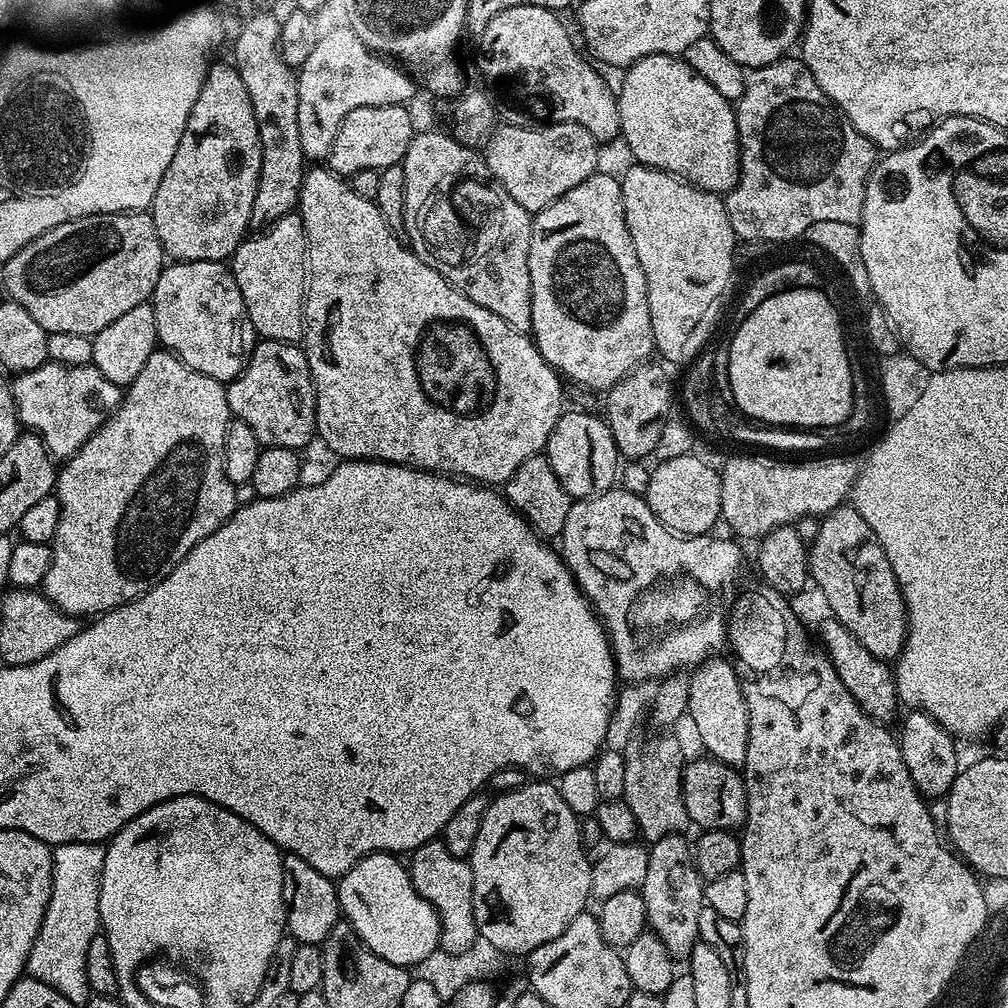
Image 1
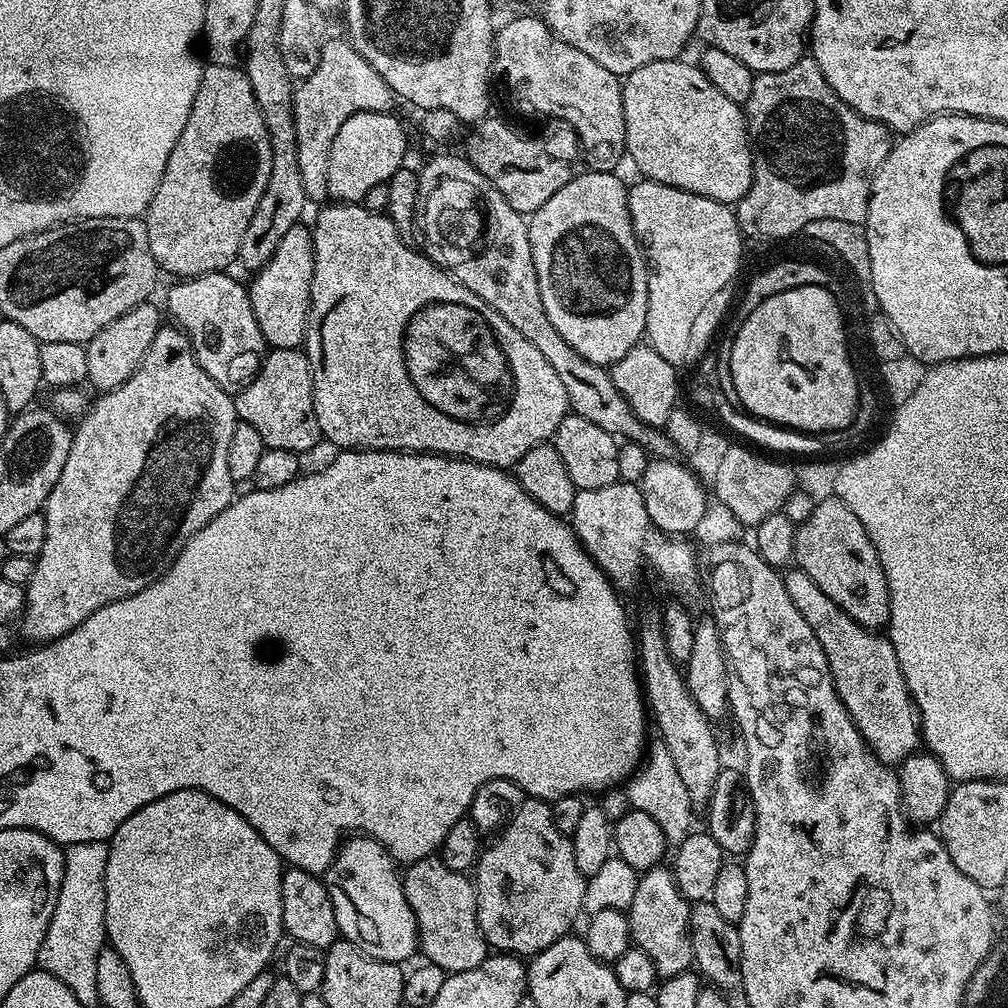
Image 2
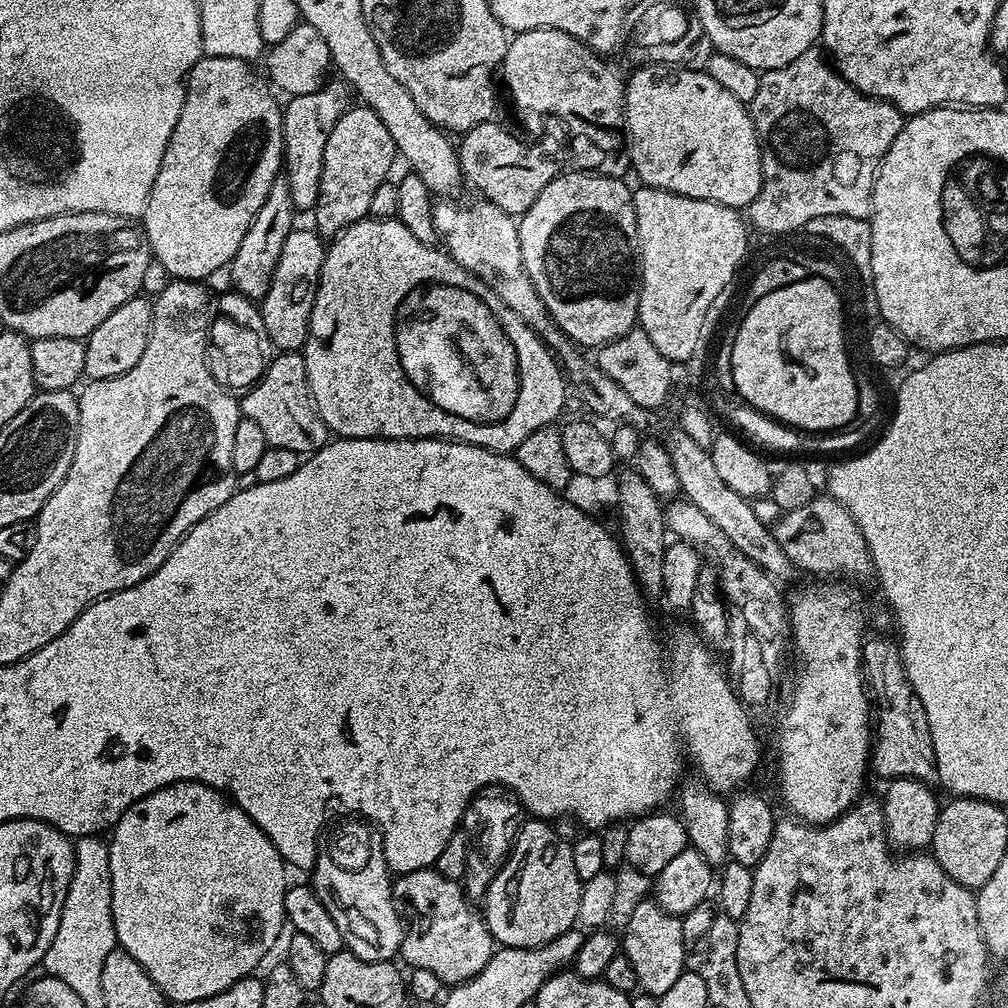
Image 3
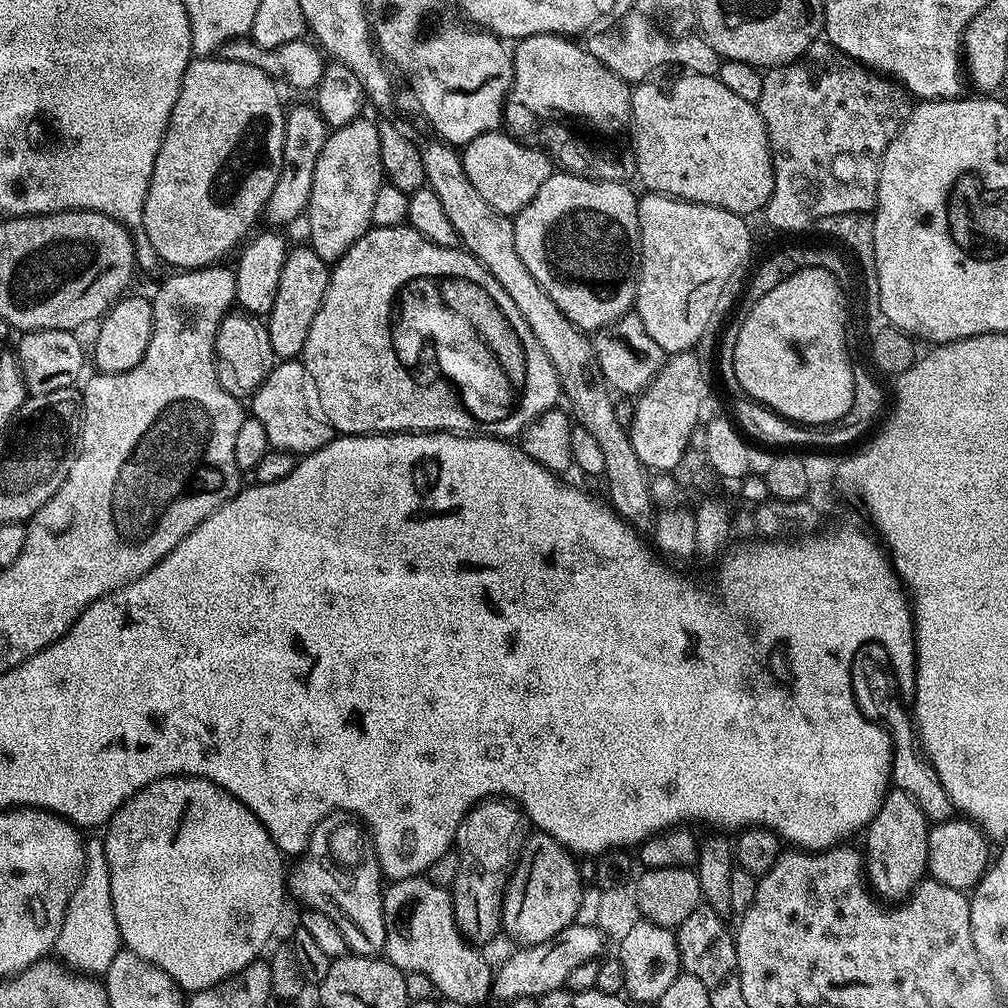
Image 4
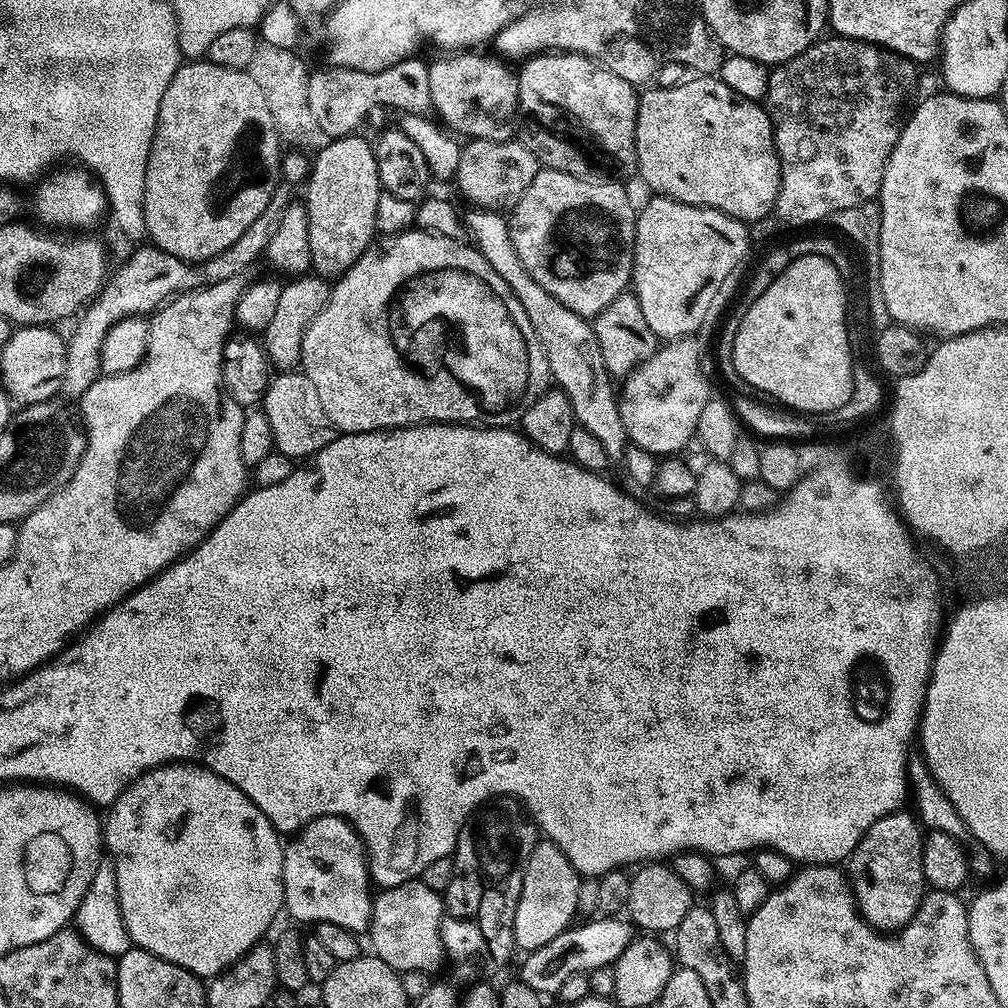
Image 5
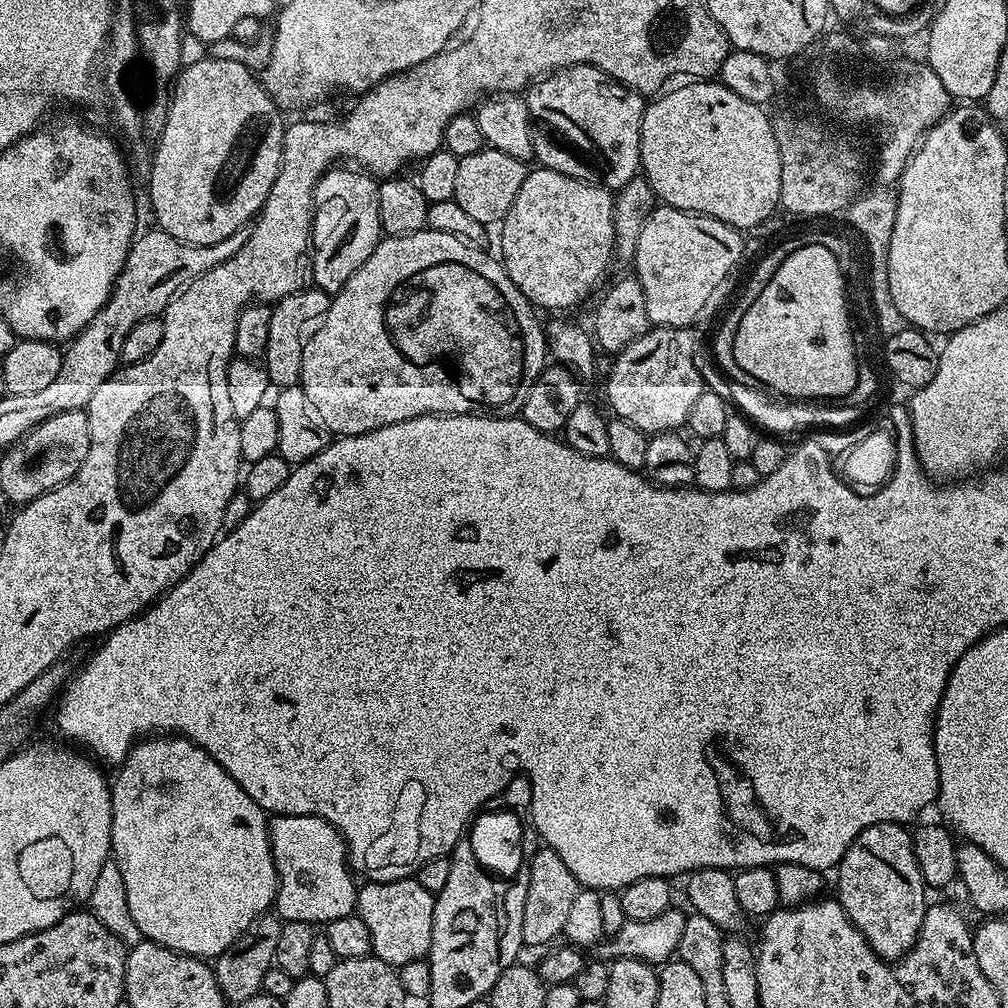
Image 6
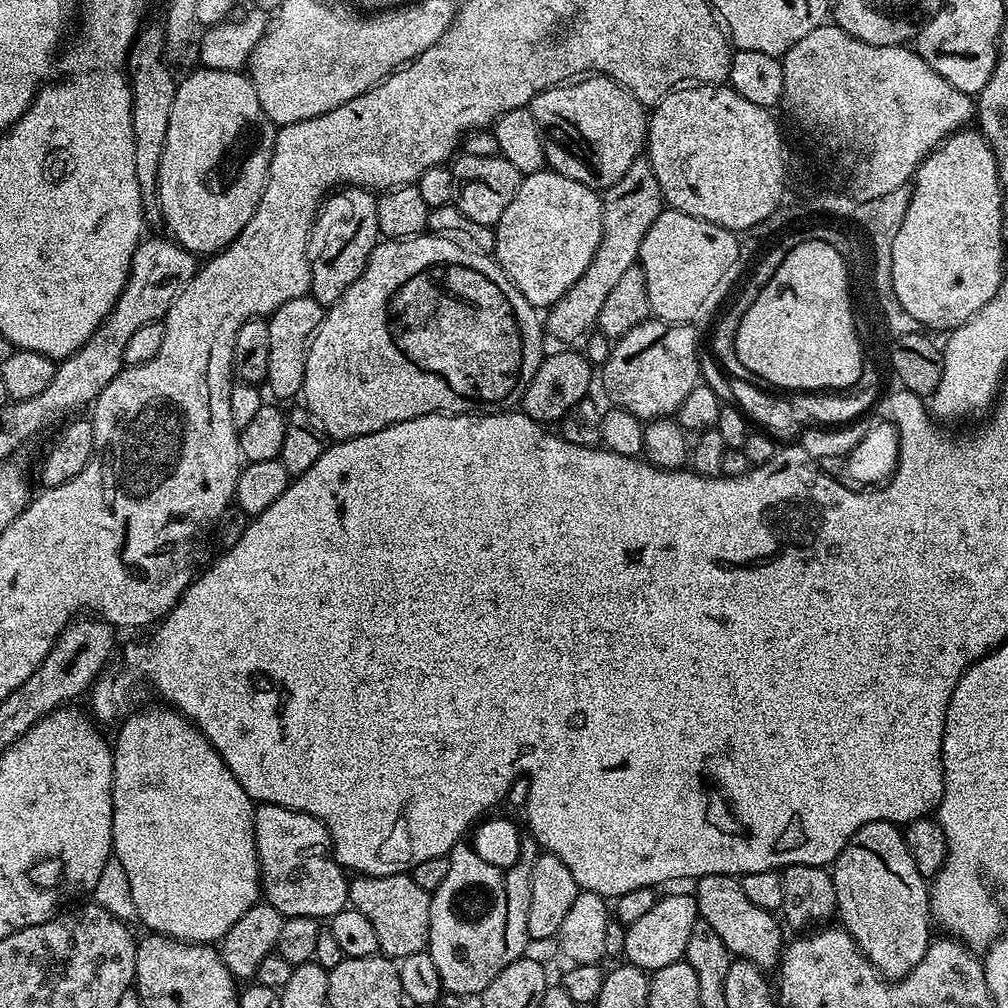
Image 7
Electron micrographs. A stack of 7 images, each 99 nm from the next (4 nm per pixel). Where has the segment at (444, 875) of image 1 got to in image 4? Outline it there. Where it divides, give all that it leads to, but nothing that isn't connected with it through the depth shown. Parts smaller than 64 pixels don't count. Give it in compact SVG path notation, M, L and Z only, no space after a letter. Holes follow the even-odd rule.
M423 875L411 876L405 880L391 881L383 889L384 893L384 951L383 955L401 972L417 972L430 978L433 989L456 1004L480 1004L494 992L494 968L480 957L481 949L465 940L456 927L452 909L451 891L442 886L434 886Z

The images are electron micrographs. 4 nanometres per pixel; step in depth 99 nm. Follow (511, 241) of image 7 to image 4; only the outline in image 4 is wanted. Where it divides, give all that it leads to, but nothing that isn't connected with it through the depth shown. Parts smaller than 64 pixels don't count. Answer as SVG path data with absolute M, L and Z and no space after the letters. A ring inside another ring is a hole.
M559 170L553 171L551 176L542 182L542 190L534 194L532 201L523 210L517 212L514 217L514 246L518 246L518 255L522 262L526 262L526 270L534 274L538 286L550 294L550 298L566 314L566 318L574 327L585 334L594 334L598 329L604 328L607 324L613 324L619 316L629 315L630 309L636 302L636 281L640 267L640 227L638 226L638 196L628 189L627 183L602 182L601 180L587 180L581 176L572 176L569 172Z

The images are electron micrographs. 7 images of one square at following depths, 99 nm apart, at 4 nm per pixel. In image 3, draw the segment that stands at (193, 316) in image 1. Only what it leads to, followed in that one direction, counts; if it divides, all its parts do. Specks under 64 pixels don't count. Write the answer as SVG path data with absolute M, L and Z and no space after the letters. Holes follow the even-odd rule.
M228 290L228 293L217 304L215 301L214 308L215 311L216 308L220 311L220 317L217 320L215 317L210 324L210 367L214 378L221 388L247 390L264 377L264 371L268 369L268 362L274 355L272 343L266 334L266 326L260 317L259 307L253 301L241 296L239 292Z

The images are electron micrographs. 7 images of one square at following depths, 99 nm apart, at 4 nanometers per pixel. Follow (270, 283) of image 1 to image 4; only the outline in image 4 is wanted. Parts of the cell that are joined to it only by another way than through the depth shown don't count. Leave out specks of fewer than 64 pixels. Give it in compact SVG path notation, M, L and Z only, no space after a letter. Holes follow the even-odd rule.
M310 246L295 247L284 259L278 294L266 317L270 346L277 361L295 360L303 353L306 334L310 334L310 322L314 322L314 314L318 314L328 289L329 275L329 265L324 264L322 258L318 258L318 254Z

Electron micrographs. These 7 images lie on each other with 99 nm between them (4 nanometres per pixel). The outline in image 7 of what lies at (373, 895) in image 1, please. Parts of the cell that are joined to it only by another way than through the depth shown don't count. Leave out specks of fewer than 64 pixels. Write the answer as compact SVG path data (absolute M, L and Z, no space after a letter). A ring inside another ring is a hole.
M260 804L252 817L252 829L256 835L256 856L260 859L260 887L267 903L274 905L284 917L314 916L330 918L338 914L348 904L350 883L345 869L336 863L330 851L332 839L324 824L310 814L295 812L293 808L283 808L277 804Z

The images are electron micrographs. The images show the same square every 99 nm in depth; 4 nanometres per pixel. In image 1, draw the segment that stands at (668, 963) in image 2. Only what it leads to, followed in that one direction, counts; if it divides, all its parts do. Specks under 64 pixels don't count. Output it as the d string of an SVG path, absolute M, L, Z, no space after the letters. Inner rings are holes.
M673 835L655 841L647 849L649 868L638 891L644 900L647 927L666 946L673 961L687 961L694 946L700 940L698 914L706 906L704 902L705 879L696 868L694 848L684 841L683 835Z

